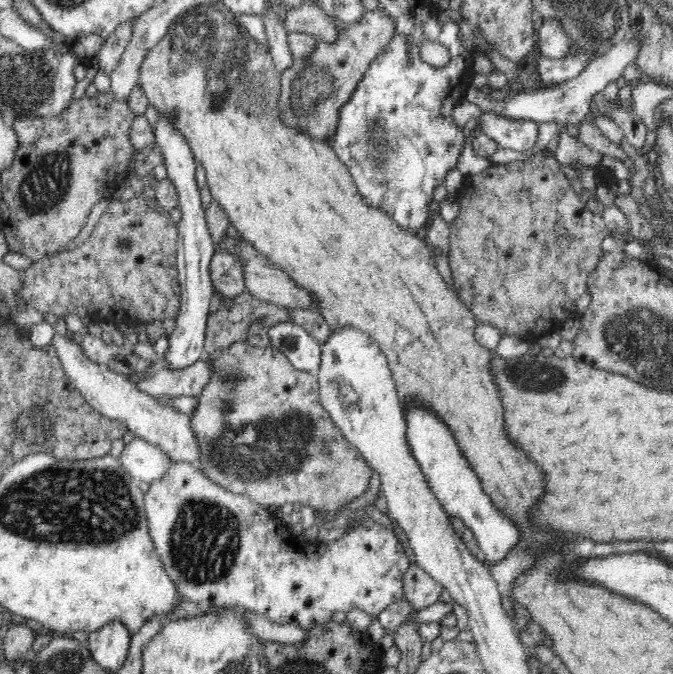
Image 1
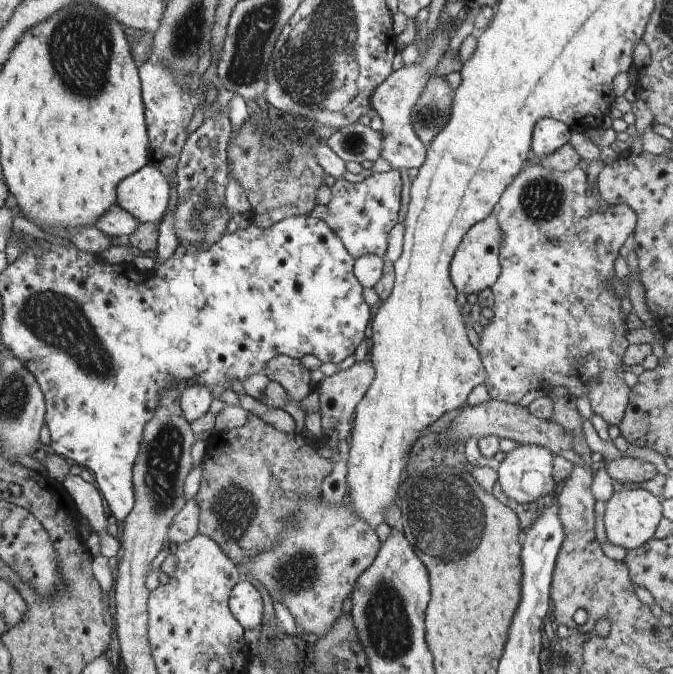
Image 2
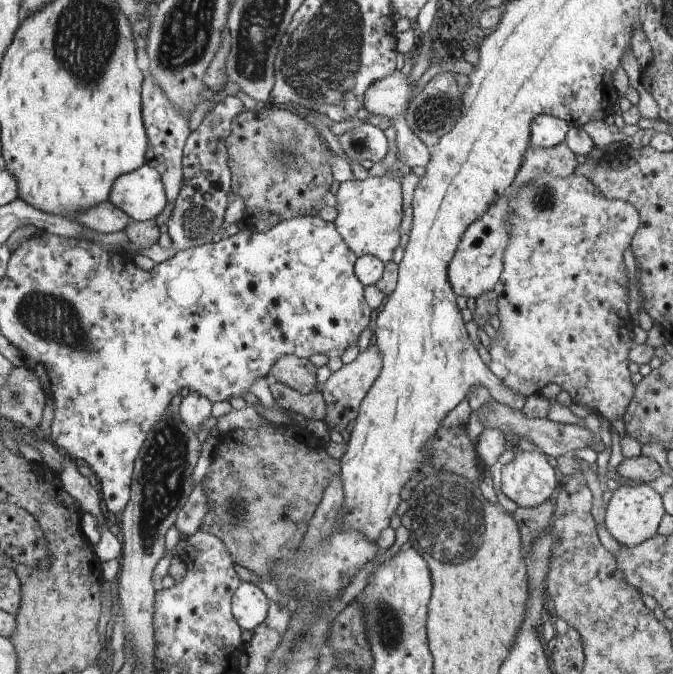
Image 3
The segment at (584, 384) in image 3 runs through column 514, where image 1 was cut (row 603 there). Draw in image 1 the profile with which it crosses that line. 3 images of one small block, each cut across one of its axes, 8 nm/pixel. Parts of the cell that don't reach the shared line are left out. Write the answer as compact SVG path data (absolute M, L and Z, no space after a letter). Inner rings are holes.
M172 461L171 467L167 468L167 471L160 477L160 480L154 481L148 486L148 490L144 492L144 502L149 535L155 545L155 551L158 553L165 572L175 581L175 584L178 584L179 592L182 593L182 600L199 604L203 608L236 605L239 608L248 609L250 612L264 614L271 621L282 624L294 623L306 630L310 625L331 620L332 614L336 614L336 612L346 613L354 610L354 608L359 608L371 615L378 615L388 604L392 604L403 597L403 576L411 565L410 558L406 558L406 554L404 554L402 540L398 540L398 536L392 530L382 528L378 522L372 522L371 518L366 518L357 529L344 533L340 538L333 540L331 543L326 544L312 541L292 534L291 529L286 523L282 524L278 520L278 517L274 518L268 510L260 508L256 502L248 498L247 494L243 495L242 492L227 490L206 476L198 464L182 461Z

